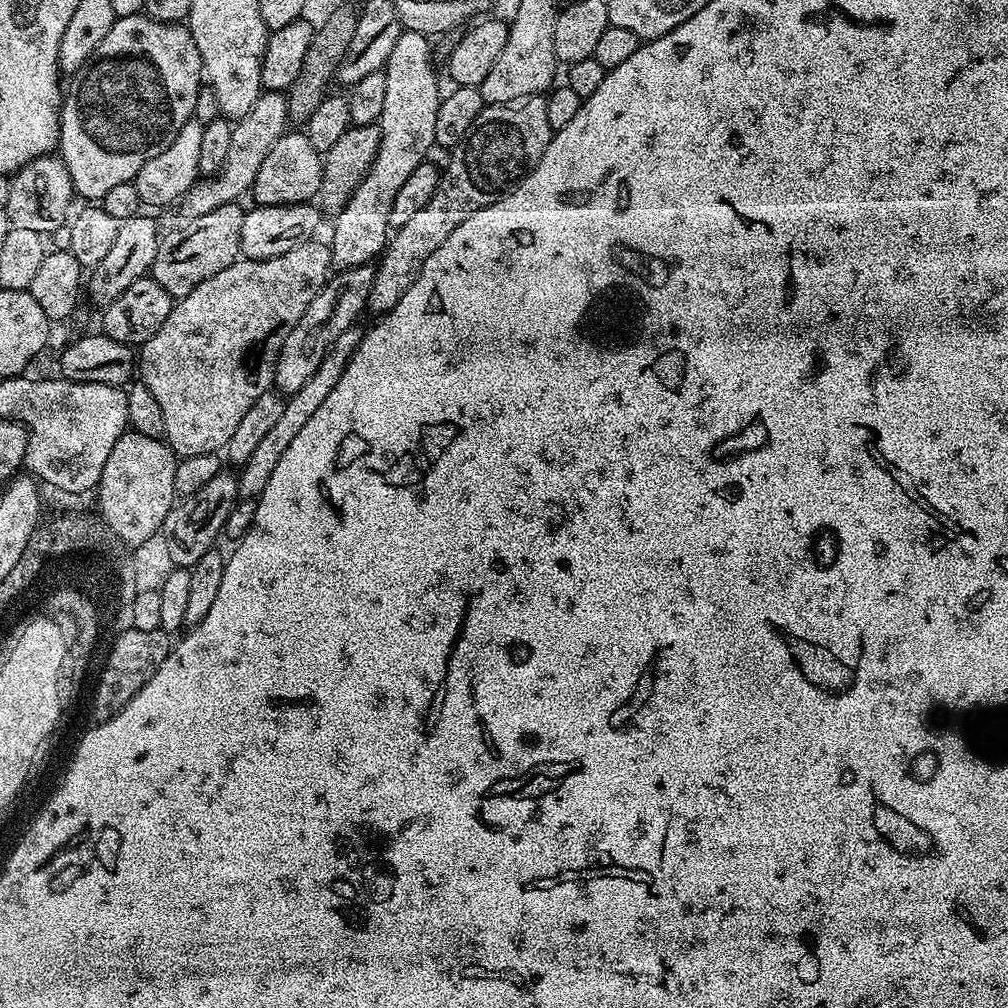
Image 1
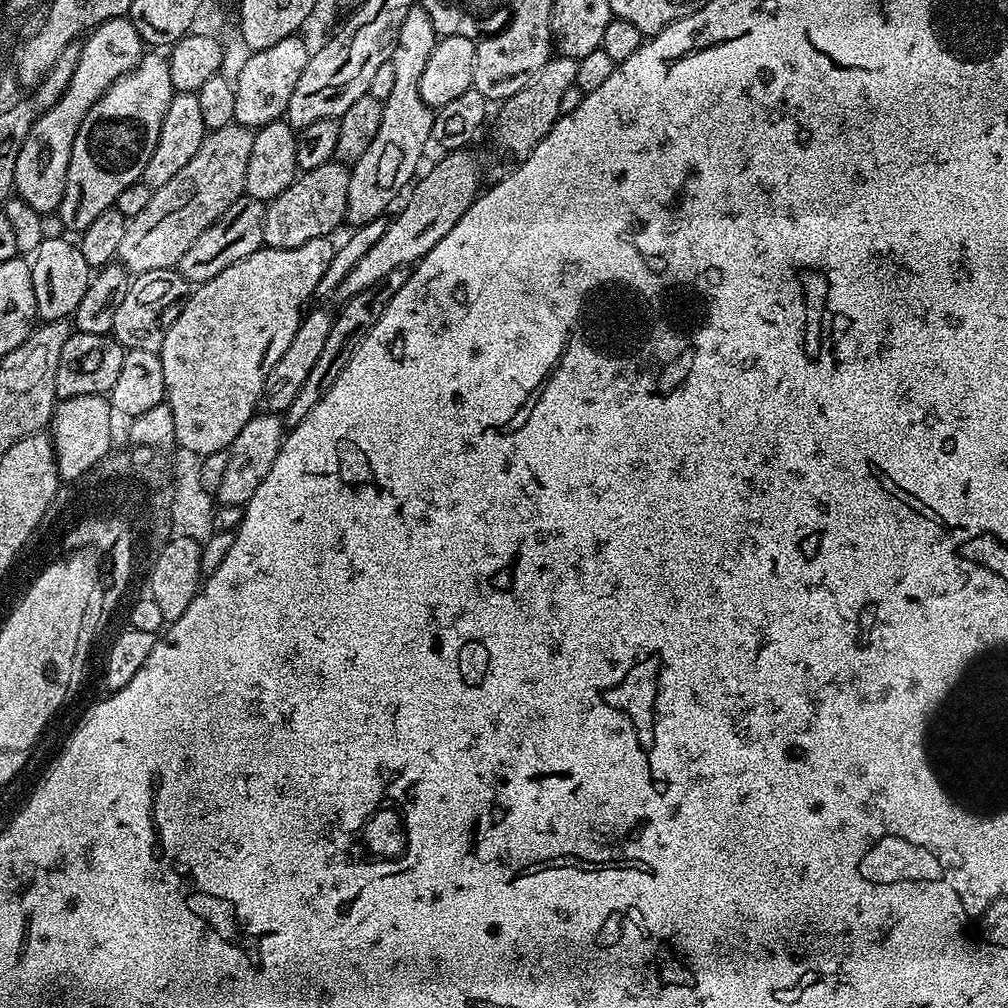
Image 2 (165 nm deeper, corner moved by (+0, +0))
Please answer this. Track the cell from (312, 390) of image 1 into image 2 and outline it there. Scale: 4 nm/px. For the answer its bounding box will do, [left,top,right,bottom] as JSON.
[282,267,408,429]

